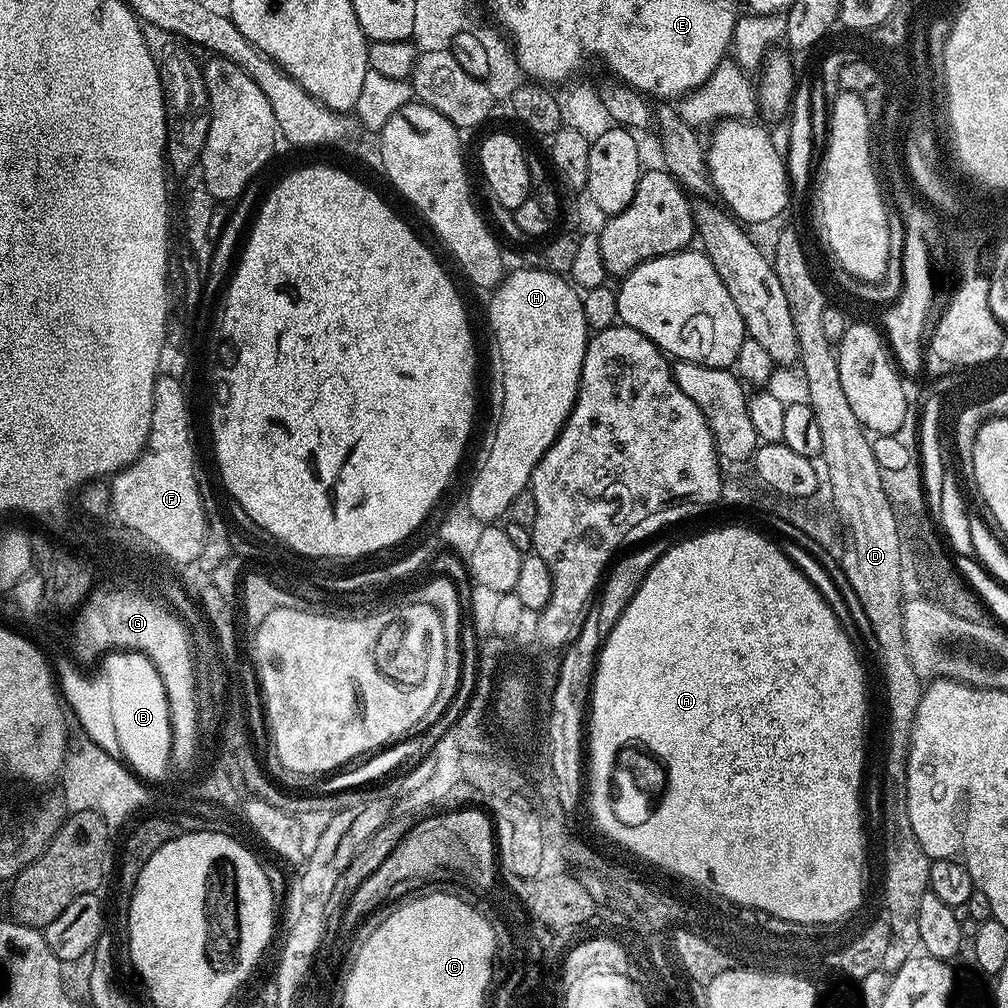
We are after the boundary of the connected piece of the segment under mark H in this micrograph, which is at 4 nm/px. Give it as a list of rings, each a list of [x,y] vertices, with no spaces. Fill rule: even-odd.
[[[523,266],[524,268],[516,268],[507,273],[504,279],[496,285],[491,293],[492,301],[488,304],[488,324],[492,327],[492,336],[496,339],[496,352],[500,355],[500,388],[504,391],[504,397],[500,400],[500,417],[496,420],[496,433],[492,436],[492,445],[488,448],[488,457],[484,460],[484,465],[476,472],[476,477],[472,480],[472,485],[468,488],[466,501],[475,518],[483,522],[496,522],[499,516],[503,517],[508,511],[510,502],[514,502],[514,498],[518,498],[518,494],[522,494],[531,485],[532,475],[538,466],[538,462],[542,458],[542,454],[546,454],[546,450],[550,450],[550,446],[558,438],[558,434],[564,428],[564,423],[568,421],[568,416],[572,412],[572,407],[576,401],[578,394],[578,386],[582,378],[582,362],[586,358],[586,350],[590,339],[590,329],[586,322],[586,314],[584,313],[584,301],[581,293],[575,292],[570,285],[567,284],[565,277],[559,272],[547,272],[546,270],[538,270],[531,266]]]

